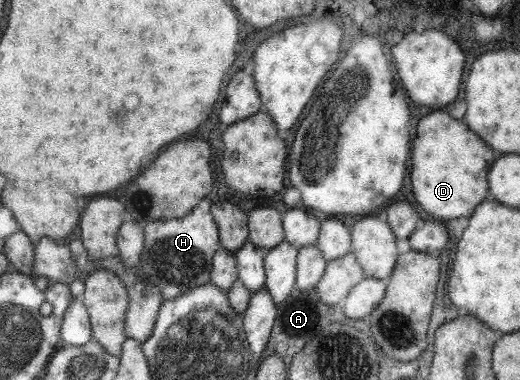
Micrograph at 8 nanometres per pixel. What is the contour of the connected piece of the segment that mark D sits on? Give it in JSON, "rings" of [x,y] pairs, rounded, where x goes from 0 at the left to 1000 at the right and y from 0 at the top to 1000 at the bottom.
{"rings":[[[852,287],[852,297],[833,292],[825,303],[817,303],[806,324],[806,339],[796,342],[794,418],[790,418],[790,487],[794,487],[794,524],[806,534],[806,545],[837,571],[837,582],[860,582],[863,576],[879,576],[879,571],[902,571],[910,553],[923,539],[925,529],[937,513],[940,439],[952,424],[948,392],[929,376],[921,358],[913,361],[900,329],[887,316],[875,316],[860,303],[860,292]]]}

